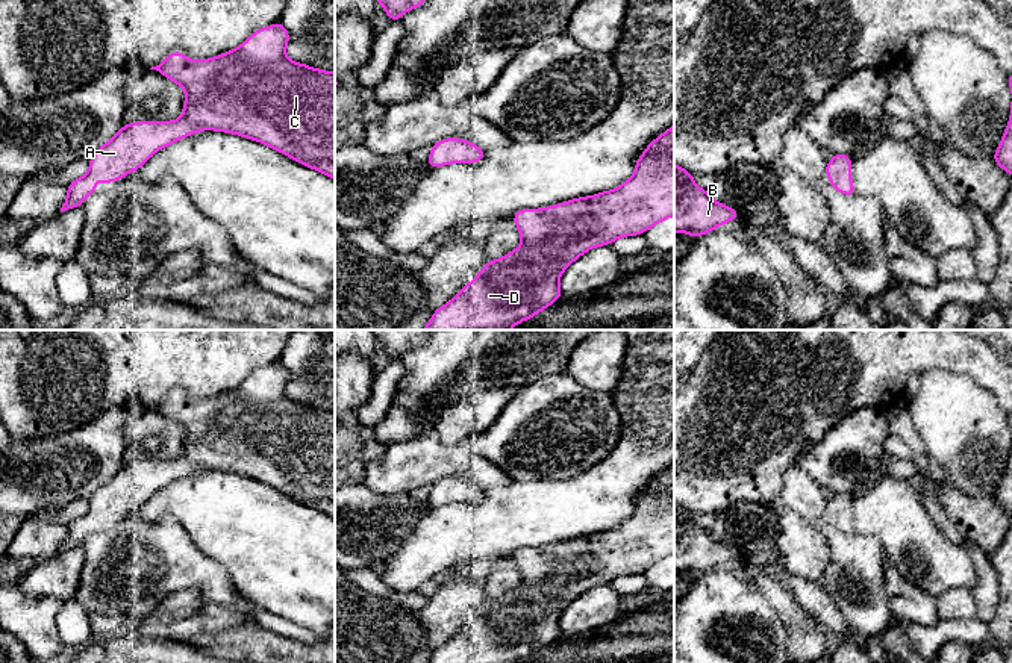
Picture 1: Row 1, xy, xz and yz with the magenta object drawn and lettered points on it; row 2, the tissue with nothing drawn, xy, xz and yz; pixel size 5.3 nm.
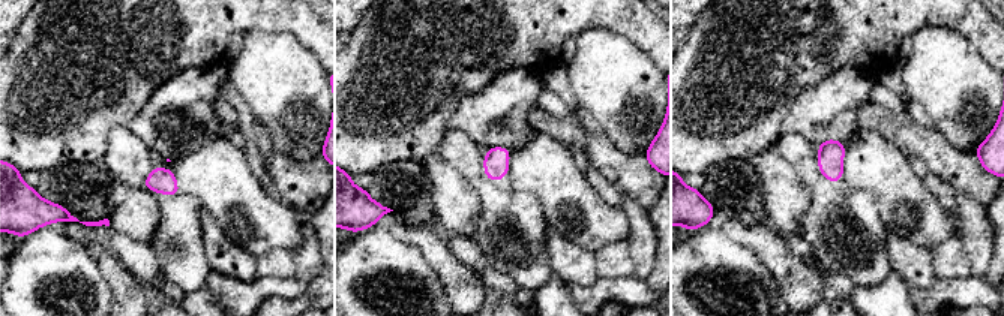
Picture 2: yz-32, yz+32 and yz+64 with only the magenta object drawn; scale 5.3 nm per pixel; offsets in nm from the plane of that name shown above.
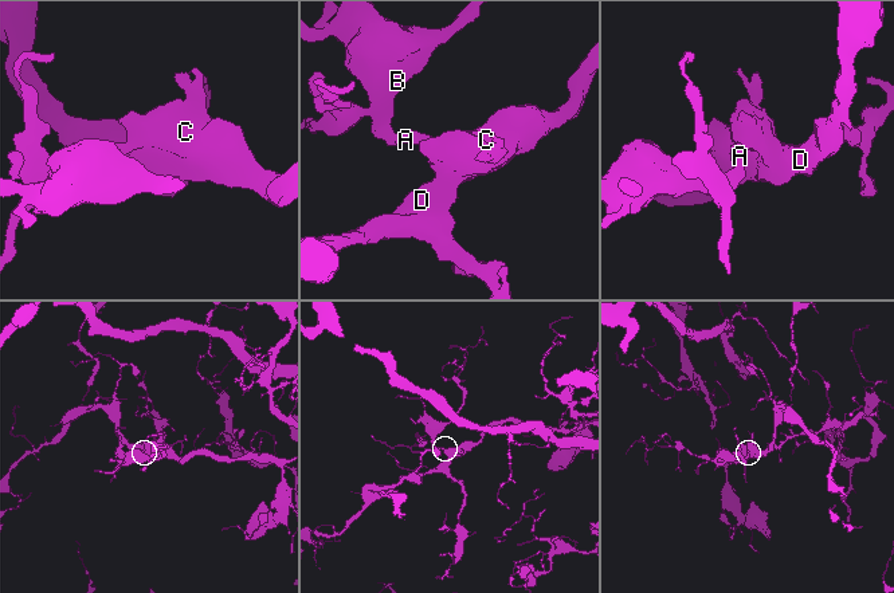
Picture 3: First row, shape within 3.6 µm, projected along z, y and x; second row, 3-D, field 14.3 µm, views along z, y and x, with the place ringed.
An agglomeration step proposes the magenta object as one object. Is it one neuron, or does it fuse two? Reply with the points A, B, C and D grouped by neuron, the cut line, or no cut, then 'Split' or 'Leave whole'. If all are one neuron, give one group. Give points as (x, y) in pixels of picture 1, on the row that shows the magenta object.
Groups: A B C D. No split. Leave whole

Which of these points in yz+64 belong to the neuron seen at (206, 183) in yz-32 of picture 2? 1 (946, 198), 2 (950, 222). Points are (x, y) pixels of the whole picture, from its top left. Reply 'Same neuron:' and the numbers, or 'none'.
Same neuron: 2

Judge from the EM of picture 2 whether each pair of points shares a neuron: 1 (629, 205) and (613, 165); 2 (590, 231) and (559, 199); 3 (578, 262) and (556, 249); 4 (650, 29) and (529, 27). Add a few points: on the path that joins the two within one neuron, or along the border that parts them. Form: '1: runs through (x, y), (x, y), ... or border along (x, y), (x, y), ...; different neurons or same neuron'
1: border along (625, 195), (638, 201), (647, 210); different neurons
2: runs through (587, 222), (568, 204); same neuron
3: runs through (572, 262), (562, 252); same neuron
4: runs through (620, 15), (559, 17); same neuron

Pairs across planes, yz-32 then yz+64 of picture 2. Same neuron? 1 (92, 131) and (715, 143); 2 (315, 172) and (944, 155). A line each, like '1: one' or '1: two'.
1: one
2: one

